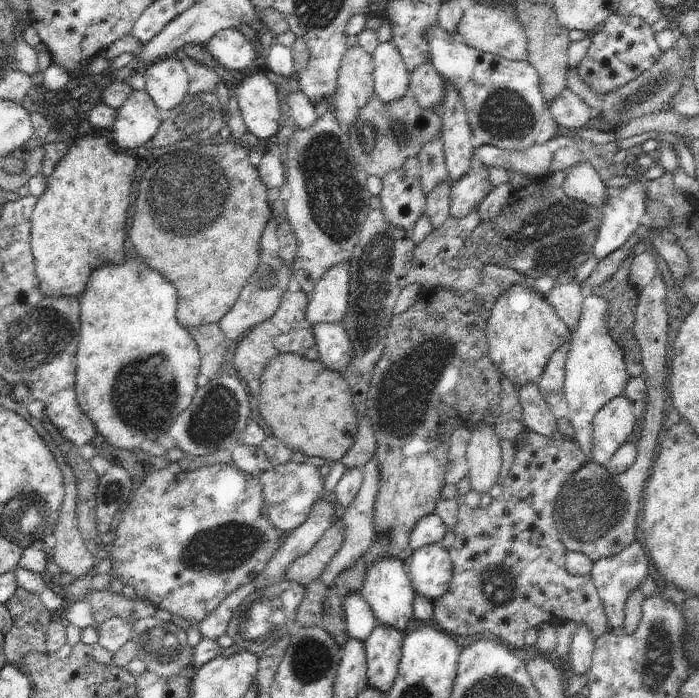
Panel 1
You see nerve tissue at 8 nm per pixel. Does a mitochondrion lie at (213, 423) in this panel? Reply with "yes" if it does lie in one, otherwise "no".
yes

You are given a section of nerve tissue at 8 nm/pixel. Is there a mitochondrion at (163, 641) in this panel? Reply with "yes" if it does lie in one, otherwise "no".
yes

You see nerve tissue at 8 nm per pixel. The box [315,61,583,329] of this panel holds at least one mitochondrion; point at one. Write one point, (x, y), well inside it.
(545, 239)

